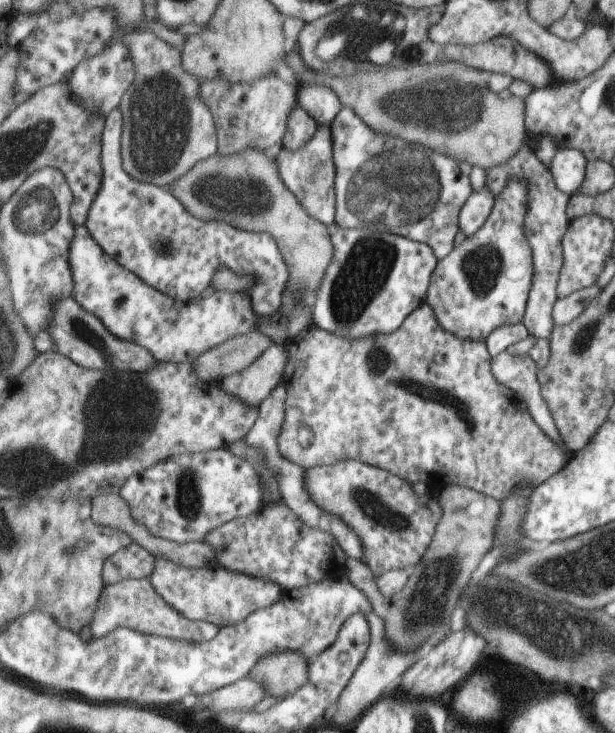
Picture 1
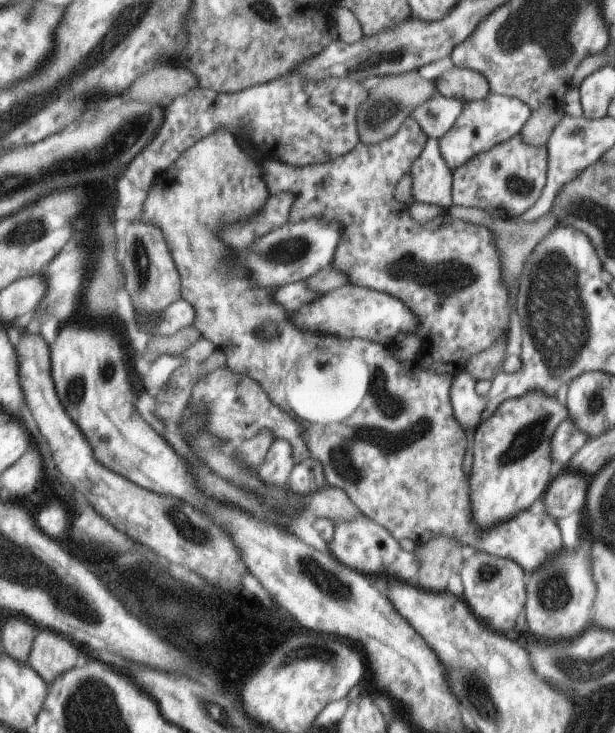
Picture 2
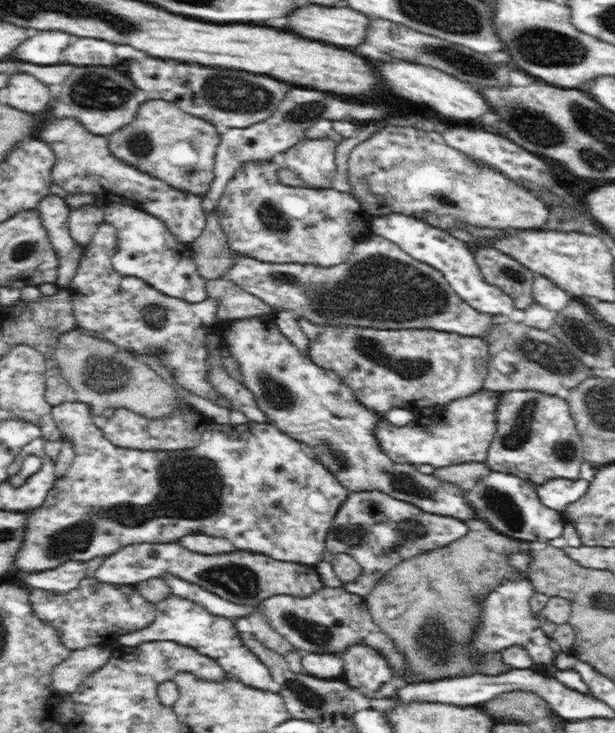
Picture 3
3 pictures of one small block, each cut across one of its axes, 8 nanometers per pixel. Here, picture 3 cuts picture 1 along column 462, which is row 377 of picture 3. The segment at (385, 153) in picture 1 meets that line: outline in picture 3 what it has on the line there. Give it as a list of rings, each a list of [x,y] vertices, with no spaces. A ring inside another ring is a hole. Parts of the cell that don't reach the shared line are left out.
[[[102,223],[83,251],[76,275],[68,288],[77,326],[86,330],[86,334],[98,334],[98,338],[113,342],[114,346],[123,351],[129,350],[134,358],[154,358],[154,362],[158,362],[158,366],[162,366],[162,370],[166,370],[166,374],[174,378],[174,386],[178,386],[178,390],[186,390],[186,394],[194,394],[194,398],[206,398],[206,402],[214,402],[214,406],[222,406],[222,410],[234,410],[235,406],[230,405],[230,399],[215,391],[208,379],[208,374],[212,372],[212,363],[208,362],[208,358],[212,356],[212,347],[208,346],[209,334],[218,337],[218,350],[223,361],[233,361],[225,343],[225,332],[230,328],[231,320],[218,320],[222,316],[218,314],[218,301],[214,299],[186,302],[162,294],[140,278],[116,272],[111,263],[111,258],[116,253],[116,236],[117,229],[113,224]]]

